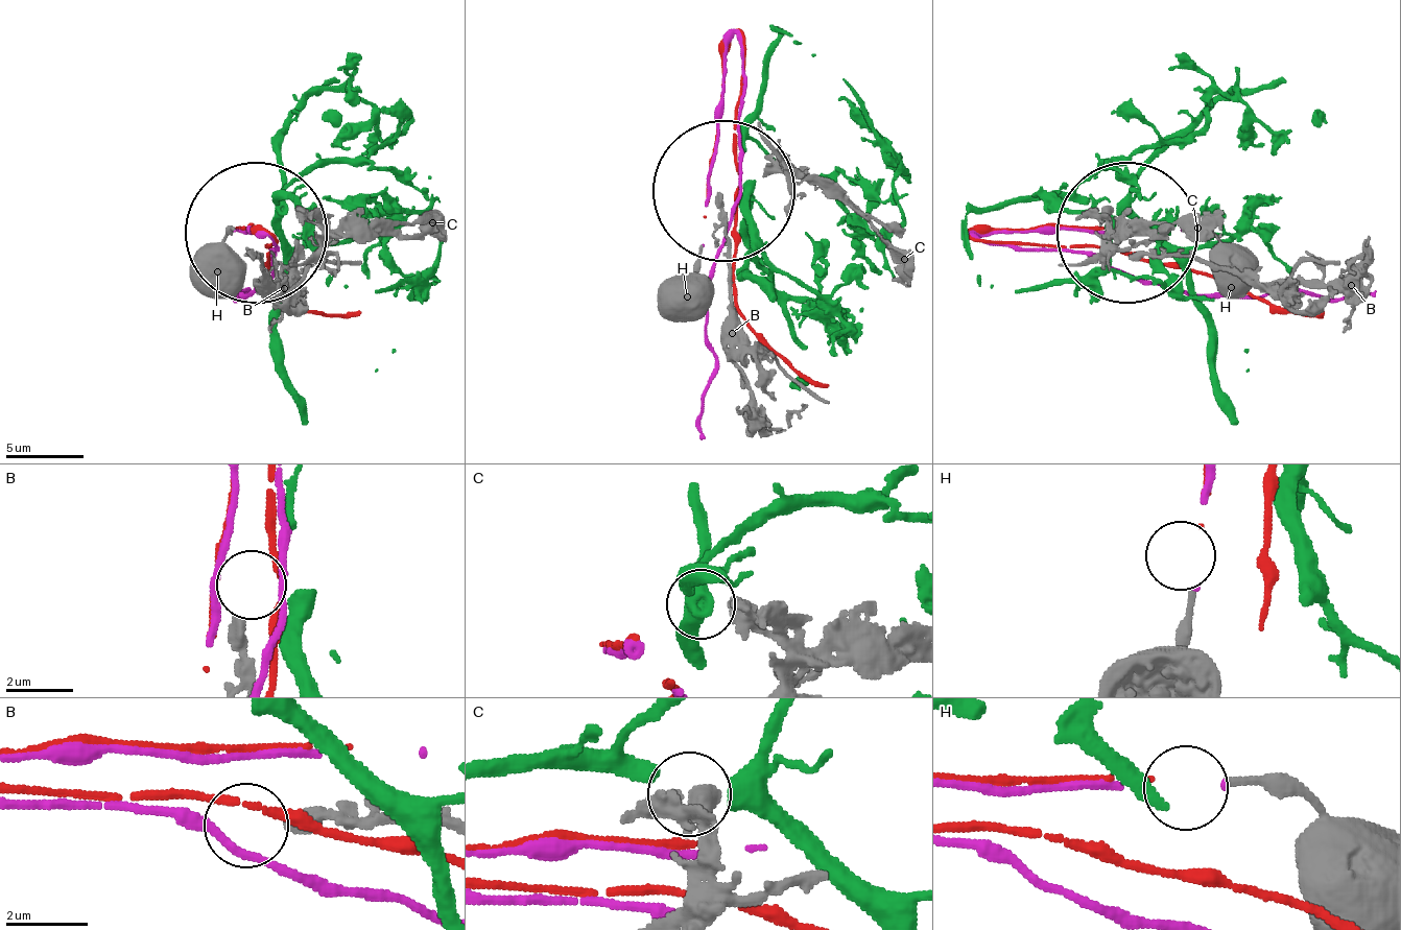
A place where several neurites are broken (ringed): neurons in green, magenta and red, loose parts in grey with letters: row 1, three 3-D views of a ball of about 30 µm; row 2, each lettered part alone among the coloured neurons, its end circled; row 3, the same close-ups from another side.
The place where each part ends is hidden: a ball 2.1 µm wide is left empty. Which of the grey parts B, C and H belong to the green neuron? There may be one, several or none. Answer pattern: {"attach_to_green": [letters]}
{"attach_to_green": []}

